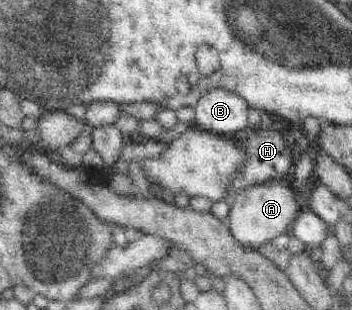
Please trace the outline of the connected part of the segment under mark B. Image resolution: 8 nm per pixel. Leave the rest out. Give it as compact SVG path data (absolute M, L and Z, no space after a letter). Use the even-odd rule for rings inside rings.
M213 87L195 104L194 122L201 129L229 134L247 129L248 104L237 93L223 87Z

